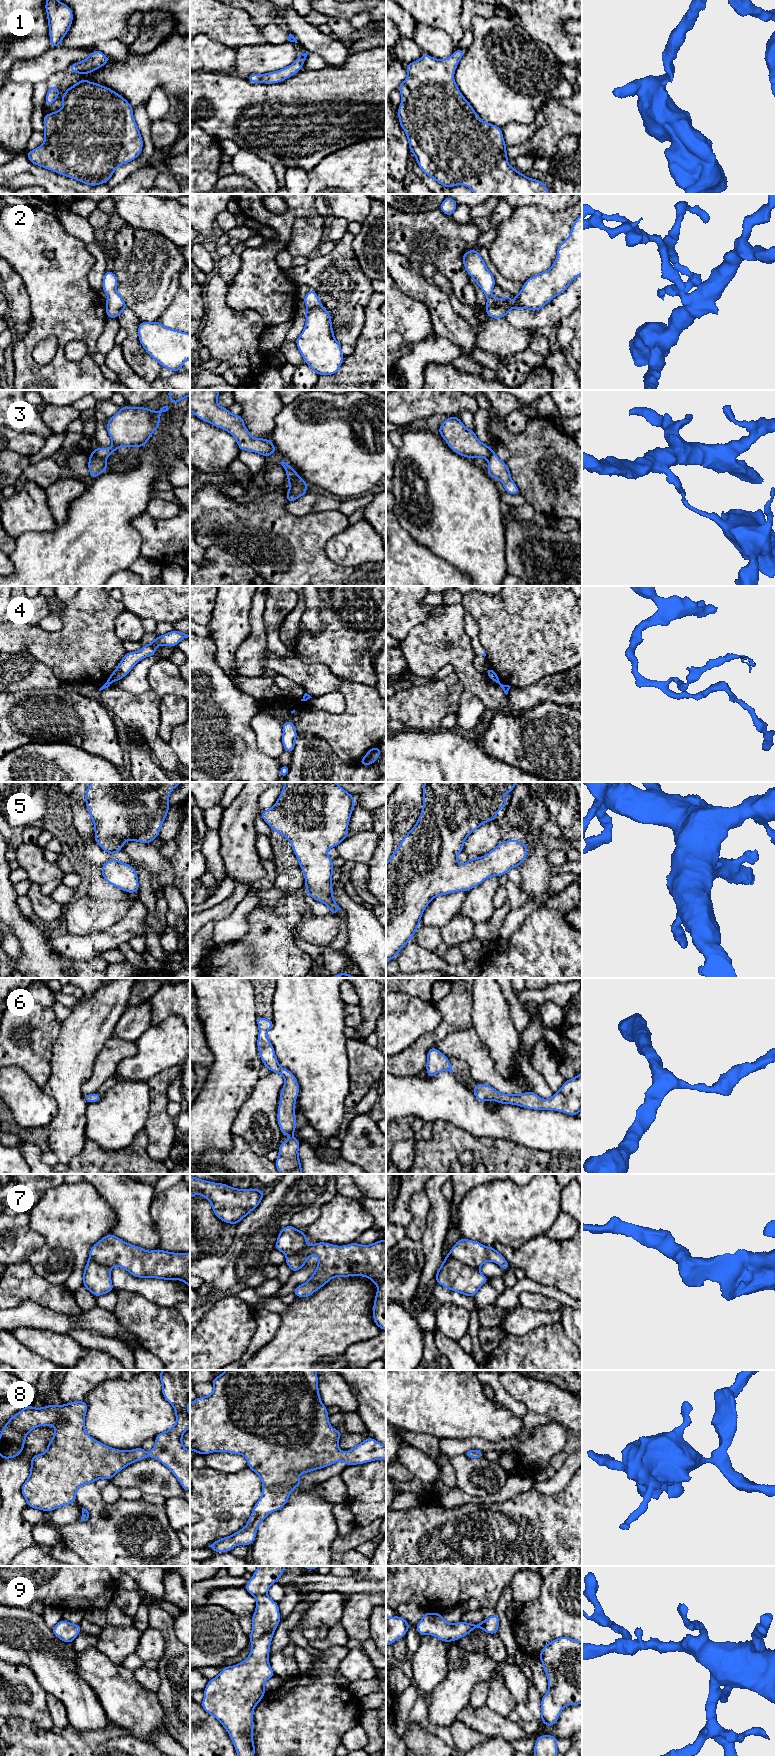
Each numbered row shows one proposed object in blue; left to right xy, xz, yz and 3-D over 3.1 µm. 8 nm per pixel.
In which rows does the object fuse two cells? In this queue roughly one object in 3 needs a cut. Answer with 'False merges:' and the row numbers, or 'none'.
False merges: 3, 4

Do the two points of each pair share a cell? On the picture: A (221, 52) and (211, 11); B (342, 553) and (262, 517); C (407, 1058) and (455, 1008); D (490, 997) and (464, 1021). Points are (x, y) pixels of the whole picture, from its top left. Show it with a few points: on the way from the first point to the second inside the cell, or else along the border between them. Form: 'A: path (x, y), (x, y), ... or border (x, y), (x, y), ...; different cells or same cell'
A: border (200, 33), (204, 33), (236, 50); different cells
B: border (343, 530), (325, 545), (325, 554), (336, 564); different cells
C: path (421, 1046), (449, 1022); same cell
D: border (471, 991), (472, 1026); different cells

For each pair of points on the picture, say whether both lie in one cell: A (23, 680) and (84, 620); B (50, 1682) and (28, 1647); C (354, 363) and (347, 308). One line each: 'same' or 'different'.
A: different
B: same
C: different

